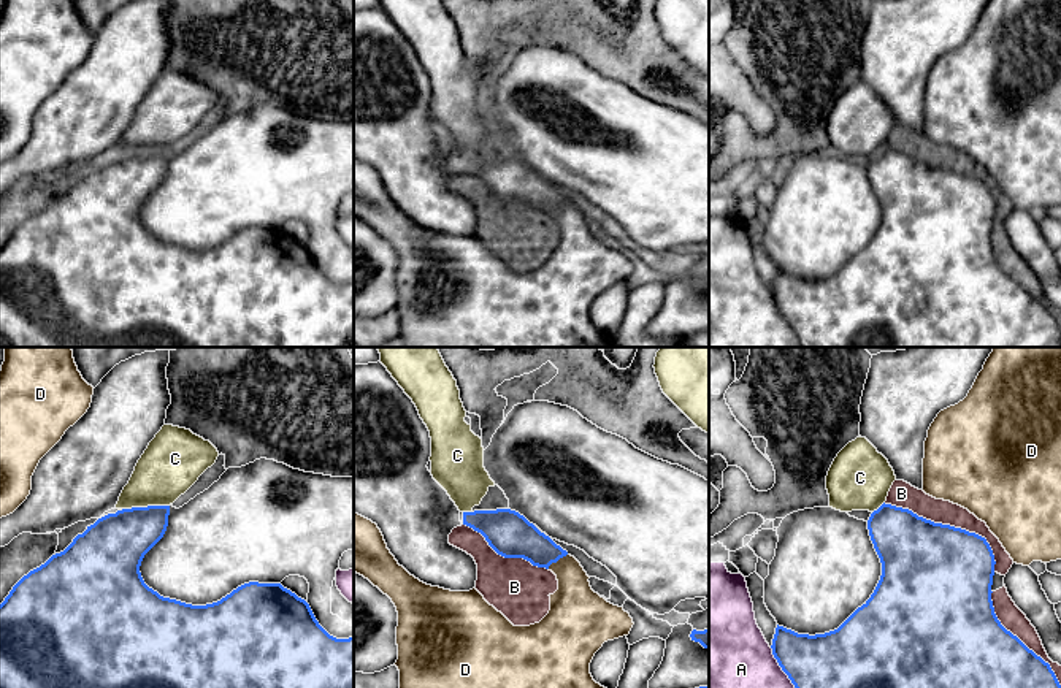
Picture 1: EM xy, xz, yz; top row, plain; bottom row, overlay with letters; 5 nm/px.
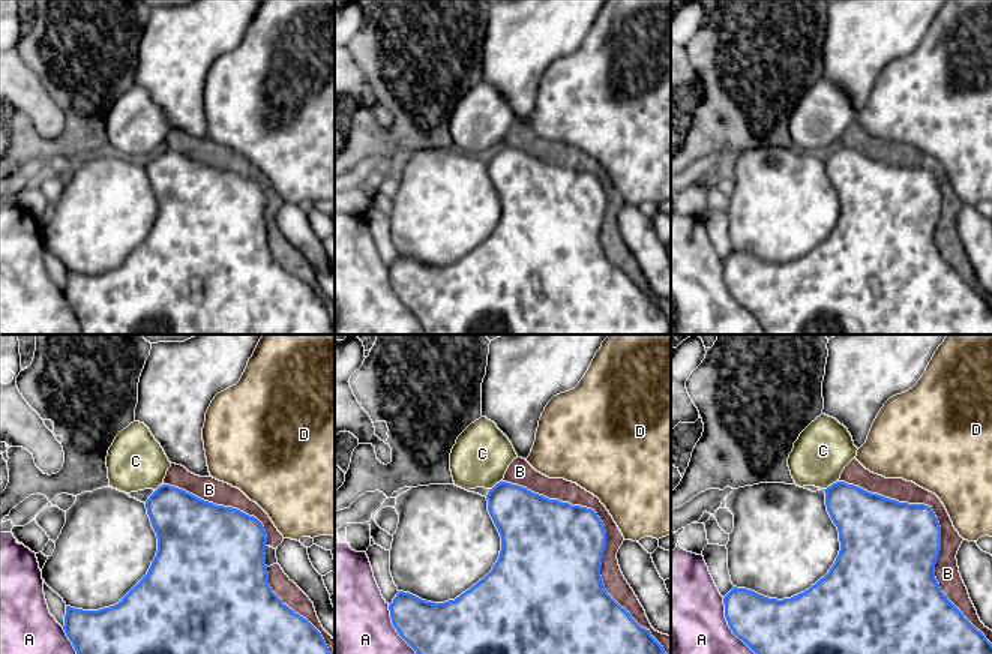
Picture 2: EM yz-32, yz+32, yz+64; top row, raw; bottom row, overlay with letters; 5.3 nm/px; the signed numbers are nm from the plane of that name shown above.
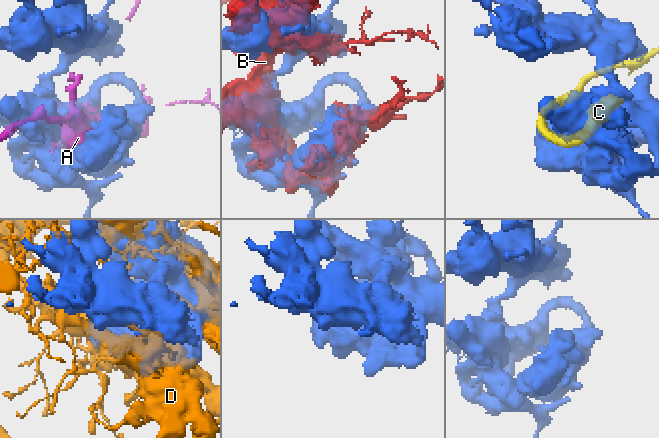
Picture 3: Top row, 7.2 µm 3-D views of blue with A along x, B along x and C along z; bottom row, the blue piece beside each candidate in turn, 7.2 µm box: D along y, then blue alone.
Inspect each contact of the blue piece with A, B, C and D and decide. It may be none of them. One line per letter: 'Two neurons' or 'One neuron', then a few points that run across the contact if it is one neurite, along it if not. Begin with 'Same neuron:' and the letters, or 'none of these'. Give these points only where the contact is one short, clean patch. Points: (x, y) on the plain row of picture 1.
Same neuron: C
A: Two neurons
B: Two neurons
C: One neuron. Line: xy (114, 191), (145, 160), (145, 152), (148, 138), (170, 111)
D: Two neurons

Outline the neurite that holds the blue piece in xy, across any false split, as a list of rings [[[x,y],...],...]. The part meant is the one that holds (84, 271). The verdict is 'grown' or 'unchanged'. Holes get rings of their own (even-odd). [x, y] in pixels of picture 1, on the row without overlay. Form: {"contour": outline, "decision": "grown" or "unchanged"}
{"contour": [[[163,70],[155,82],[149,87],[147,94],[138,105],[128,128],[124,132],[116,149],[117,157],[98,163],[94,170],[87,171],[82,179],[78,179],[63,197],[52,200],[44,209],[30,216],[13,231],[10,239],[0,249],[0,338],[6,342],[6,347],[354,347],[354,282],[336,284],[330,281],[316,265],[309,249],[290,235],[284,233],[281,228],[249,227],[238,231],[220,246],[206,250],[192,250],[176,244],[163,243],[144,228],[140,211],[144,200],[163,182],[168,171],[170,151],[181,140],[184,140],[208,113],[216,108],[217,101],[219,97],[209,86],[193,79],[190,75]]], "decision": "grown"}

